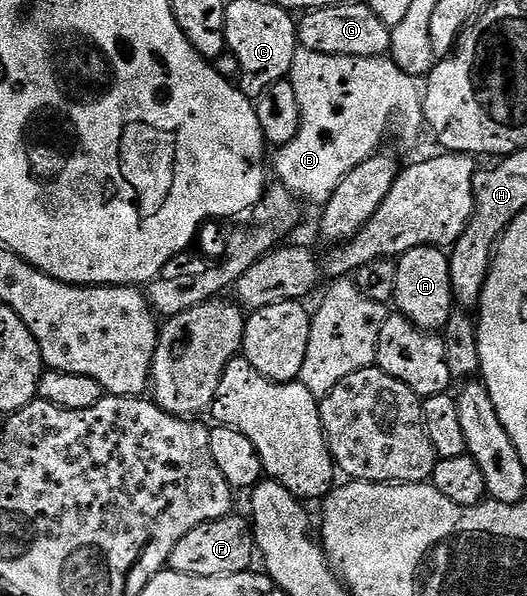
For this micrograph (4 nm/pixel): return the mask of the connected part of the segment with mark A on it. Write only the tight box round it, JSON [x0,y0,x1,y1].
[393,247,455,332]

